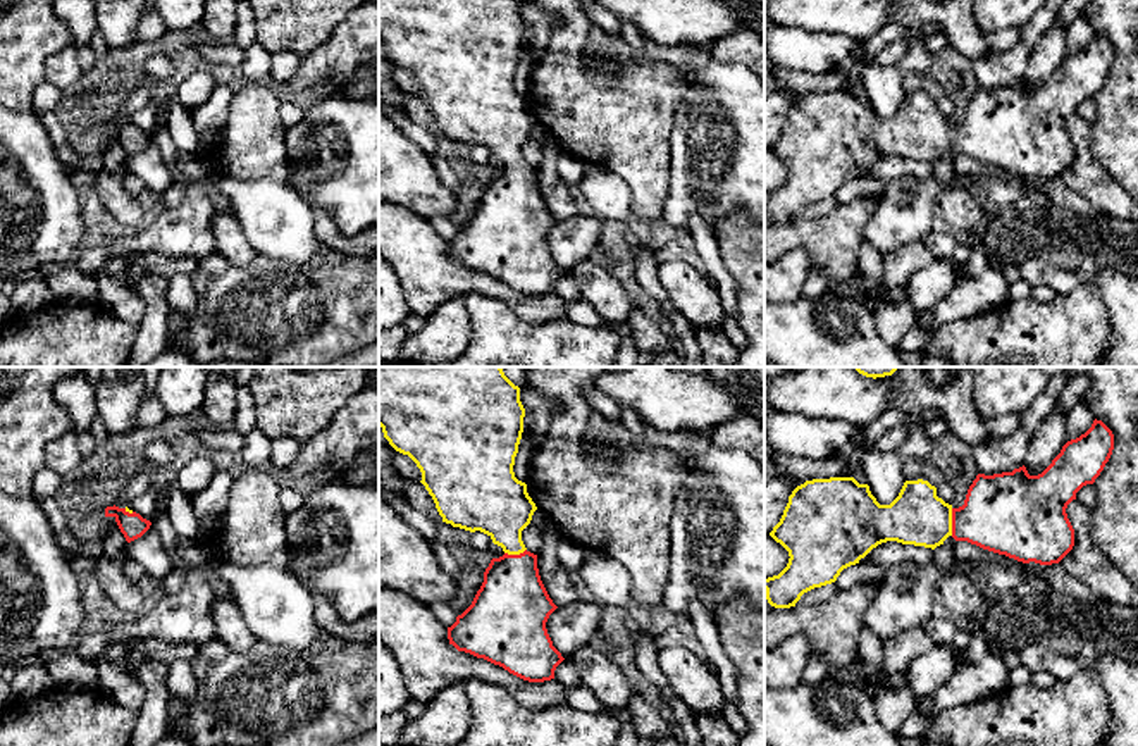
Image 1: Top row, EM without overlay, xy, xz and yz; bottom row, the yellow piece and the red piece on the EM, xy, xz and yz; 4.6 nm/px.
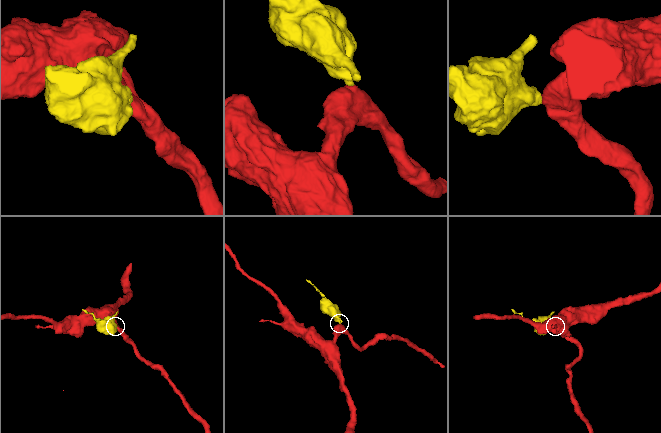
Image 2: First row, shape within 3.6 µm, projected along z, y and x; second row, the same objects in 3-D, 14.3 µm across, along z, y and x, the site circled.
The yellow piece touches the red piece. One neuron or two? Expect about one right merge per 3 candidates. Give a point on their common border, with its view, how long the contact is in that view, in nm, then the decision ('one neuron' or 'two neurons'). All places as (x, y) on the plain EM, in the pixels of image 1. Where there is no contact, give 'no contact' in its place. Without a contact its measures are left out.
yz (951, 136) | 130 nm | one neuron

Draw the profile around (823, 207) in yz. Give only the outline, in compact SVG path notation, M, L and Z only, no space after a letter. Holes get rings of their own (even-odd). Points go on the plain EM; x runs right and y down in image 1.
M835 196L826 198L826 200L821 200L821 202L814 202L814 203L811 203L811 205L804 207L795 219L826 215L826 214L832 212L837 205L838 205L838 202L837 202Z

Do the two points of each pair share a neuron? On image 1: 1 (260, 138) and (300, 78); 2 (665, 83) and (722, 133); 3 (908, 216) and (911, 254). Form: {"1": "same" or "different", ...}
{"1": "different", "2": "different", "3": "different"}

